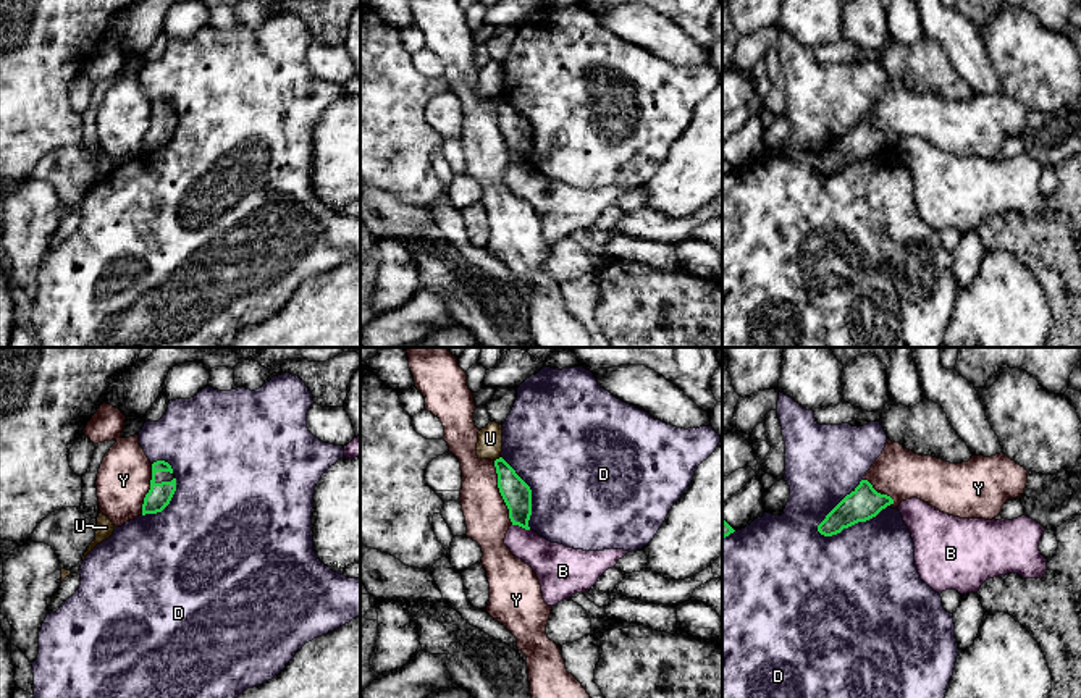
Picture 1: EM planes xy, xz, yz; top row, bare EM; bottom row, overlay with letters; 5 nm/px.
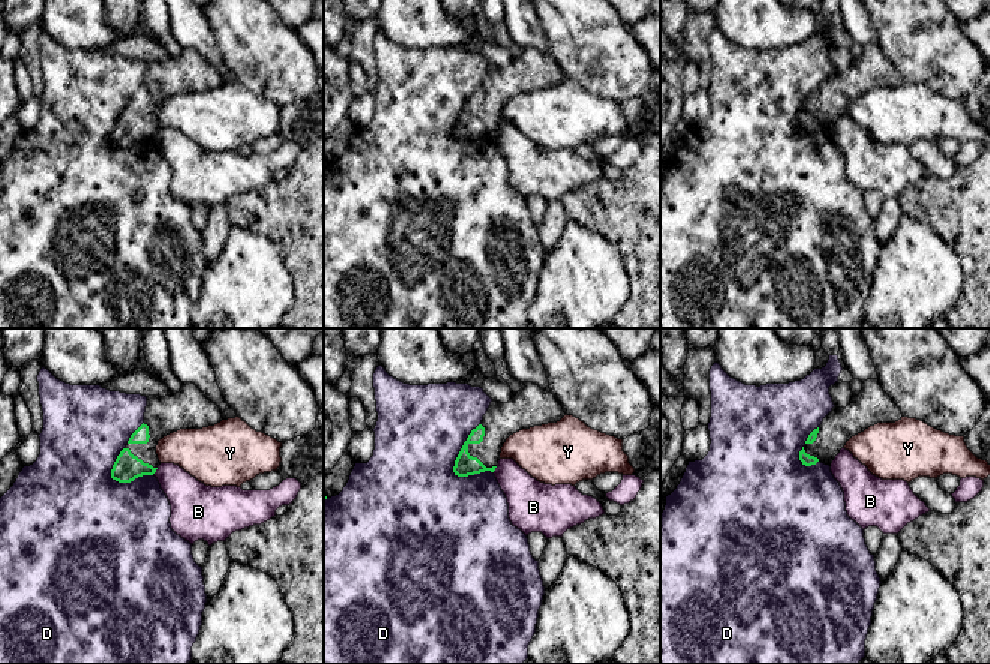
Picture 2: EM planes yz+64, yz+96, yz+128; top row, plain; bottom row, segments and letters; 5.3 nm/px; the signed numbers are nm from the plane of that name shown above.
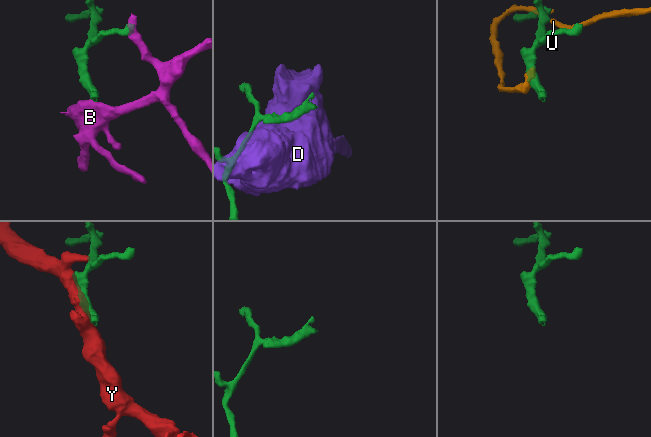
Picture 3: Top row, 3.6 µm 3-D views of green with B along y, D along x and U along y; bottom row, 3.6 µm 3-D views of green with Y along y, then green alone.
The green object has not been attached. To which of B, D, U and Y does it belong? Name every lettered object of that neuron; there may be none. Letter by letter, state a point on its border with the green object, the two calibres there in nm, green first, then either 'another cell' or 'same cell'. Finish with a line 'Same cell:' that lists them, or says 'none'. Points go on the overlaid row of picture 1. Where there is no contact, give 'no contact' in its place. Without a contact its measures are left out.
B: contact xz (521, 525); calibres 140 and 200 nm; another cell
D: contact yz (850, 525); calibres 160 and 480 nm; another cell
U: contact xz (496, 459); calibres 140 and 130 nm; another cell
Y: contact xz (500, 491); calibres 140 and 220 nm; another cell
Same cell: none

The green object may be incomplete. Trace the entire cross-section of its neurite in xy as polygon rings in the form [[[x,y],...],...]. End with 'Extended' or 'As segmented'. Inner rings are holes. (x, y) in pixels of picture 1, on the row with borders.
[[[165,460],[152,464],[150,490],[144,498],[142,515],[162,512],[176,491],[176,478],[173,469]]]. Extended

